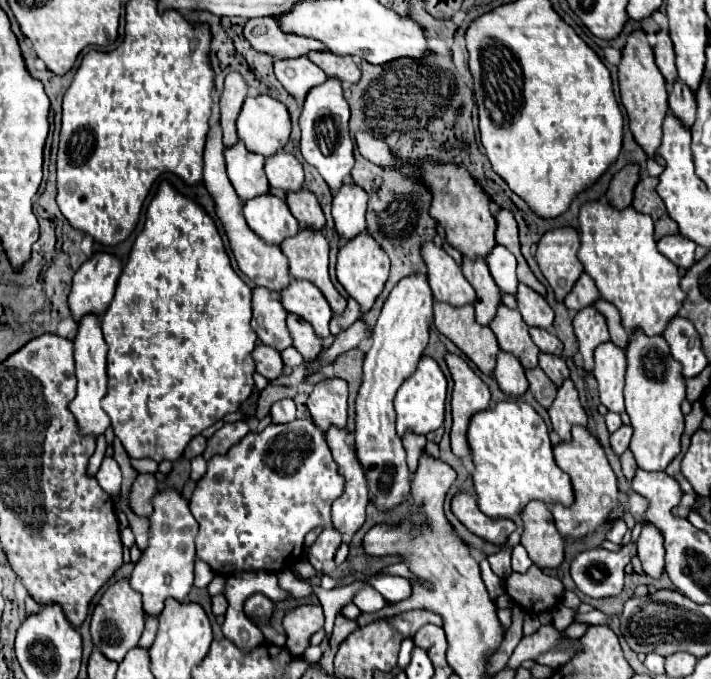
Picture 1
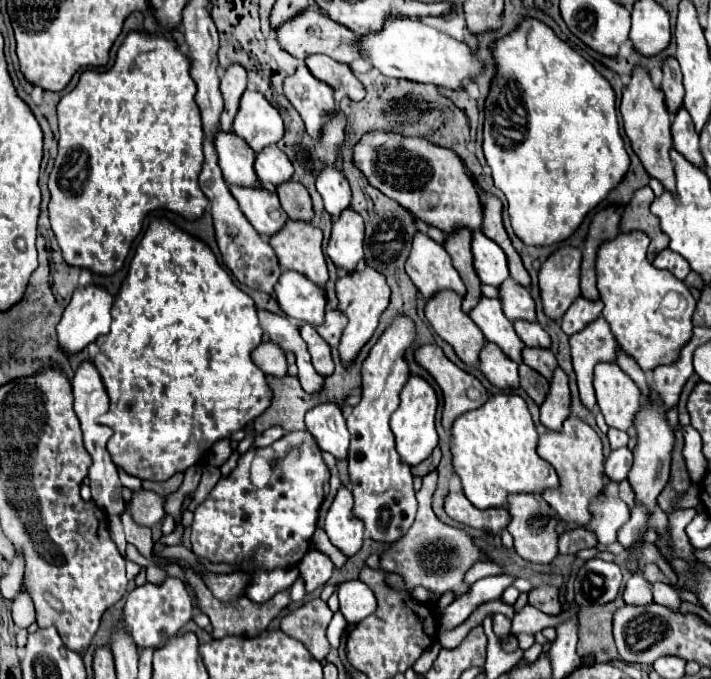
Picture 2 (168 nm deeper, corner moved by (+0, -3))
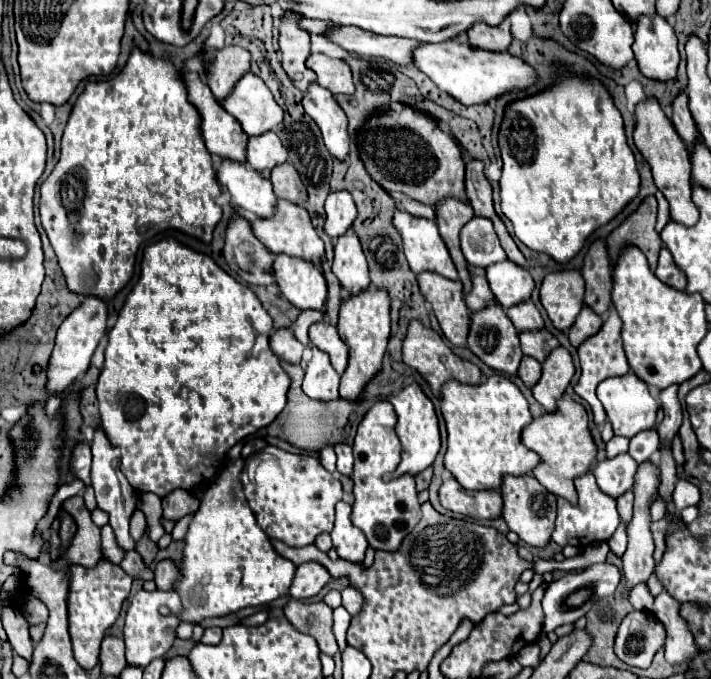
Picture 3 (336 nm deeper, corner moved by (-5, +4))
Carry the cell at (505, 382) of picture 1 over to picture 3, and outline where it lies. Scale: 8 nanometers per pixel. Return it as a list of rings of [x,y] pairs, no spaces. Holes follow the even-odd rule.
[[[497,300],[489,302],[485,306],[485,310],[479,310],[479,312],[471,314],[471,324],[469,324],[469,334],[467,334],[467,346],[487,366],[491,366],[491,368],[495,368],[499,372],[511,374],[511,376],[517,374],[519,362],[523,358],[523,352],[521,352],[521,346],[519,346],[519,336],[517,336],[515,326],[511,324],[511,320],[507,318],[505,310],[499,306]]]

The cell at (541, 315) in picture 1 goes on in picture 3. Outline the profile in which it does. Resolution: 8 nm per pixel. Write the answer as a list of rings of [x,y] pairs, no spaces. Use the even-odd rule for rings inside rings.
[[[511,260],[491,264],[487,268],[487,282],[493,296],[505,310],[511,308],[513,304],[529,300],[531,290],[535,286],[529,270]]]

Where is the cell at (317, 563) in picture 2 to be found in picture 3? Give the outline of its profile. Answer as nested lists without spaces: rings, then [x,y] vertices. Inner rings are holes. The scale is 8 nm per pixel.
[[[307,562],[301,564],[295,570],[295,580],[291,582],[289,594],[295,600],[305,600],[305,598],[313,598],[321,592],[321,588],[331,580],[329,572],[317,564],[317,562]]]

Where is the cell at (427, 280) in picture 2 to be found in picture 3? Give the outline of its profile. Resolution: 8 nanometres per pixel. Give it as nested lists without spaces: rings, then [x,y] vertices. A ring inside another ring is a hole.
[[[395,208],[393,226],[401,234],[407,262],[415,274],[435,272],[449,280],[459,278],[447,246],[443,244],[437,232],[437,224],[433,220],[423,220]]]

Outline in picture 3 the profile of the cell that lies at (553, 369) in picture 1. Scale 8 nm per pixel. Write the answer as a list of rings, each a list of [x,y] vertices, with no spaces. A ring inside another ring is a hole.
[[[545,328],[541,330],[527,330],[527,332],[519,332],[519,338],[521,338],[521,348],[523,348],[523,354],[527,356],[533,356],[535,360],[543,362],[547,358],[547,354],[559,346],[557,338],[547,332]]]

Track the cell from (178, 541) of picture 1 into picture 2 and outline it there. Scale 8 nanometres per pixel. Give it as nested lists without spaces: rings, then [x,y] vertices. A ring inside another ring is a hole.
[[[166,577],[158,585],[148,581],[142,587],[136,587],[134,591],[128,593],[126,607],[124,607],[124,623],[140,649],[142,647],[160,647],[162,645],[160,633],[162,631],[168,635],[178,633],[178,629],[184,627],[192,615],[194,615],[192,597],[188,593],[186,583],[180,581],[178,577]]]

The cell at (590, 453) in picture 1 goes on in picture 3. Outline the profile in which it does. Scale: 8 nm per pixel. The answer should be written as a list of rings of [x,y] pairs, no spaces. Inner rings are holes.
[[[561,398],[555,412],[545,412],[539,418],[533,418],[529,428],[521,432],[521,442],[539,454],[541,462],[533,470],[535,478],[555,496],[561,496],[569,500],[571,504],[577,502],[577,490],[573,486],[573,480],[585,472],[589,472],[591,462],[597,456],[595,442],[589,434],[589,418],[585,408],[579,402]]]

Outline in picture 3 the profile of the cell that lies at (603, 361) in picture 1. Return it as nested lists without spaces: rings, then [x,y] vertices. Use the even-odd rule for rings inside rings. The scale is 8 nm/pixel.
[[[633,372],[625,374],[625,376],[615,376],[609,380],[603,380],[597,386],[597,396],[605,406],[607,418],[613,426],[615,436],[625,436],[625,438],[633,438],[635,434],[643,432],[643,430],[653,430],[655,428],[655,418],[657,418],[657,410],[661,408],[659,402],[653,400],[649,386],[643,384]]]

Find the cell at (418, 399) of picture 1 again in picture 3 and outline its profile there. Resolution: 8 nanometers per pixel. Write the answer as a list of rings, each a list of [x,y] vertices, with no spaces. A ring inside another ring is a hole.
[[[415,382],[405,386],[399,394],[391,396],[389,400],[391,400],[395,414],[397,414],[395,432],[397,432],[397,438],[401,440],[401,464],[397,466],[397,476],[403,476],[403,474],[417,476],[419,472],[423,472],[425,468],[429,468],[433,464],[433,460],[441,448],[435,408],[433,408],[431,400],[423,394],[421,386]]]

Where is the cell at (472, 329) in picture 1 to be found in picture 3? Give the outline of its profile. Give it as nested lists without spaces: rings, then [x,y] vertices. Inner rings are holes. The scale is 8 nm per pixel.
[[[433,272],[419,274],[417,282],[421,294],[433,306],[433,312],[439,320],[445,338],[455,346],[465,346],[469,328],[469,310],[463,300],[461,282],[443,278]]]

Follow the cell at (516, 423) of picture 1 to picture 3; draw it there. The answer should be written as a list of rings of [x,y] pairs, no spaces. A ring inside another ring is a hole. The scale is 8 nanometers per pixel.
[[[493,374],[477,386],[445,382],[439,394],[441,414],[449,432],[443,464],[463,488],[499,488],[505,474],[521,476],[539,464],[539,456],[521,444],[521,430],[533,418],[525,396],[511,380],[501,374]]]

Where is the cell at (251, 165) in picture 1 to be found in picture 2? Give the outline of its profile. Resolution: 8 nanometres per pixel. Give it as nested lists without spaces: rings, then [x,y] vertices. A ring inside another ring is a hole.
[[[220,131],[214,143],[216,143],[218,157],[220,157],[220,169],[228,185],[262,187],[254,171],[256,153],[248,147],[244,139],[240,139],[234,133]]]

